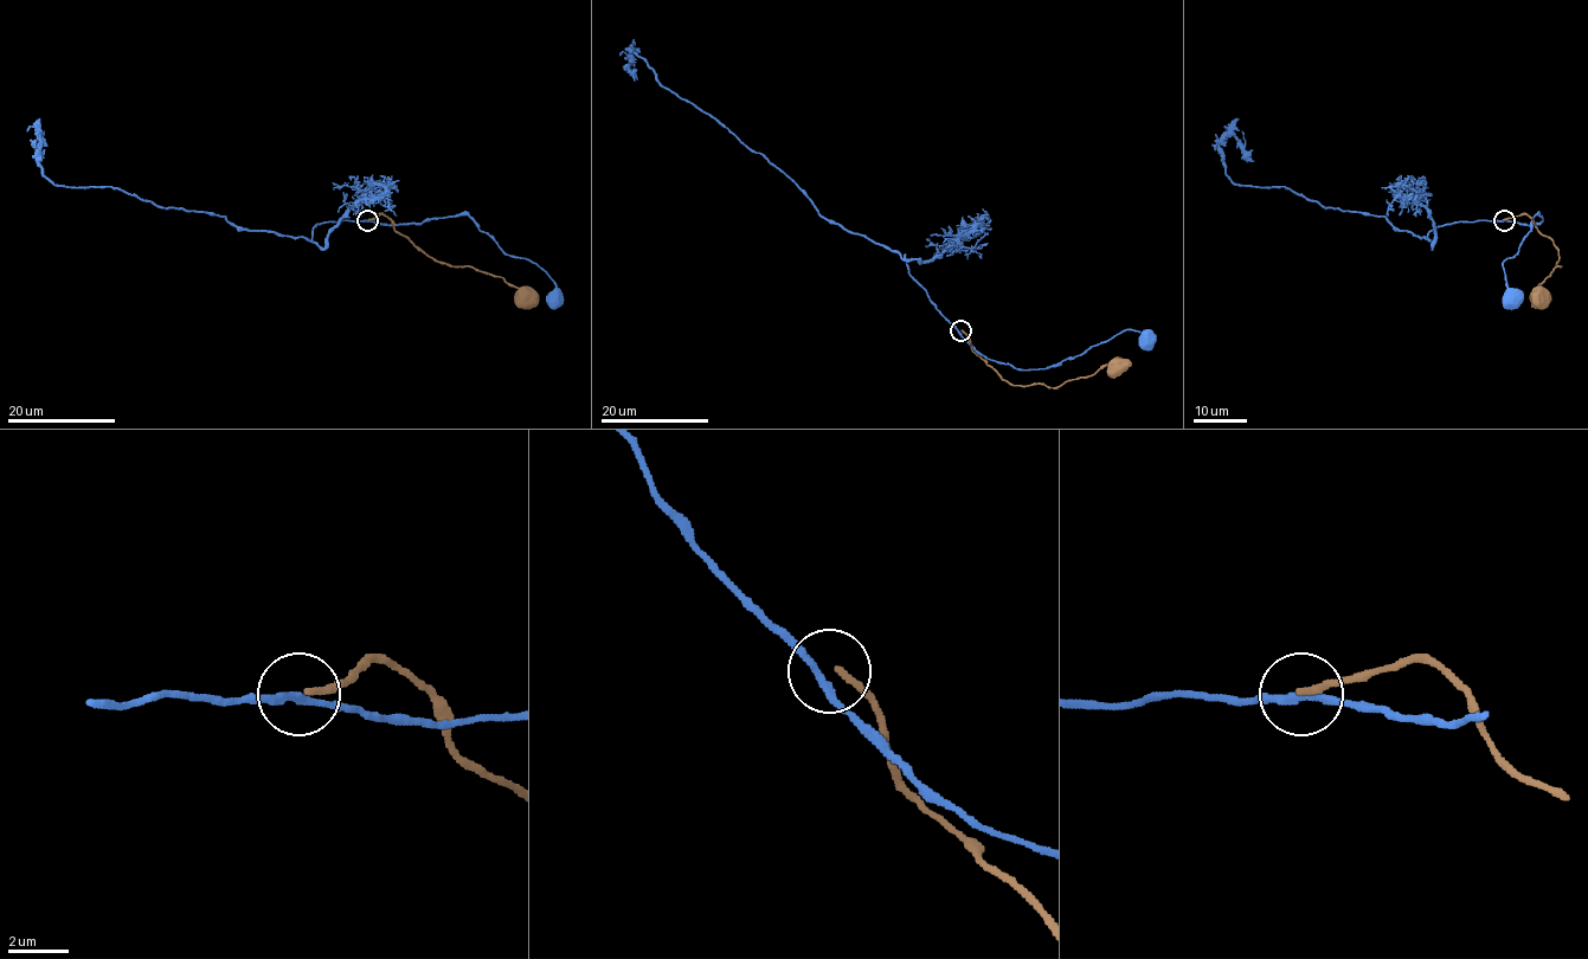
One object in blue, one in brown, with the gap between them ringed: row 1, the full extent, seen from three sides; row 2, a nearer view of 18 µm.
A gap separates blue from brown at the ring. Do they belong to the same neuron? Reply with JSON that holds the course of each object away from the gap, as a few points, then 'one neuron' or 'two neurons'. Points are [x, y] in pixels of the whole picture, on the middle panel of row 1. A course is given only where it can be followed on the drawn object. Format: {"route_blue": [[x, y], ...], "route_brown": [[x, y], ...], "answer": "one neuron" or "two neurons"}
{"route_blue": [[959, 330], [977, 351], [1021, 369], [1053, 367], [1126, 329], [1148, 333], [1150, 336]], "route_brown": [[960, 330], [968, 336], [970, 347], [1013, 385], [1061, 386], [1092, 375], [1110, 364], [1125, 364], [1117, 366]], "answer": "two neurons"}

